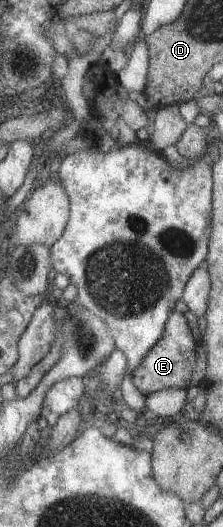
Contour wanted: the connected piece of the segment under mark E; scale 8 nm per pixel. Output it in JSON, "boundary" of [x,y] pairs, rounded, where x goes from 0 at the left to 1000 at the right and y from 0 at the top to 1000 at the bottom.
{"boundary":[[[771,590],[735,613],[735,622],[709,649],[668,660],[587,710],[596,732],[632,744],[641,753],[726,738],[839,738],[852,715],[879,691],[874,660],[883,649],[865,645],[857,626],[816,596]]]}

